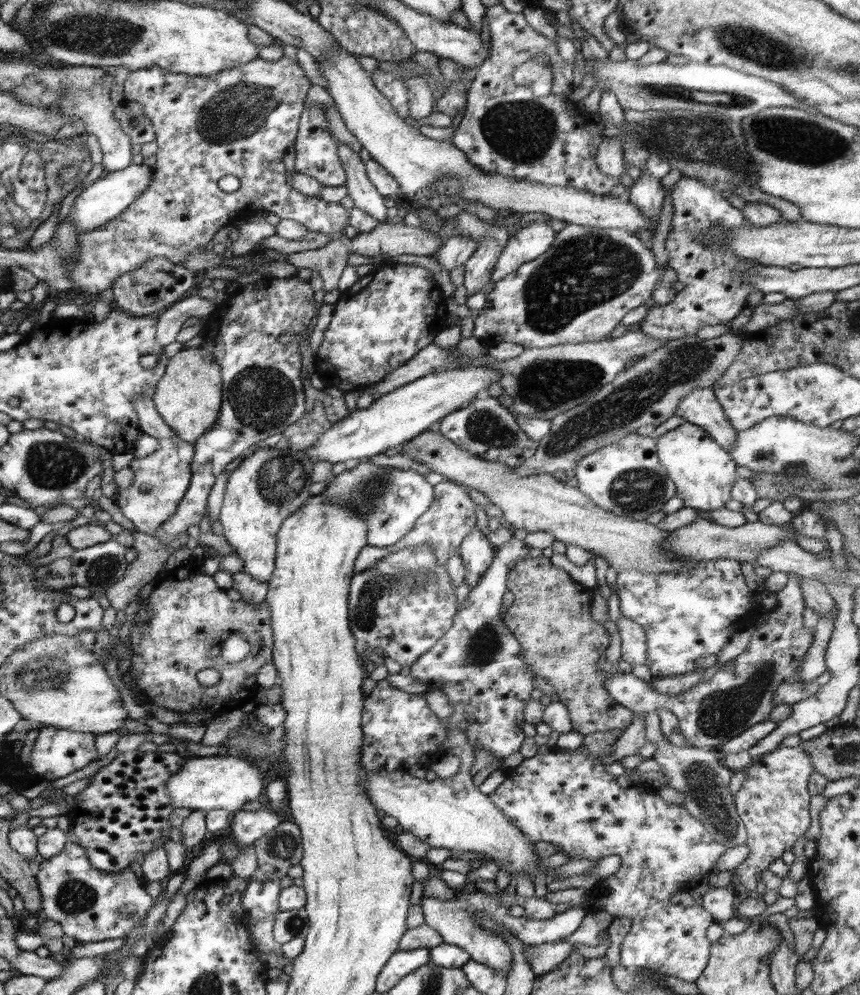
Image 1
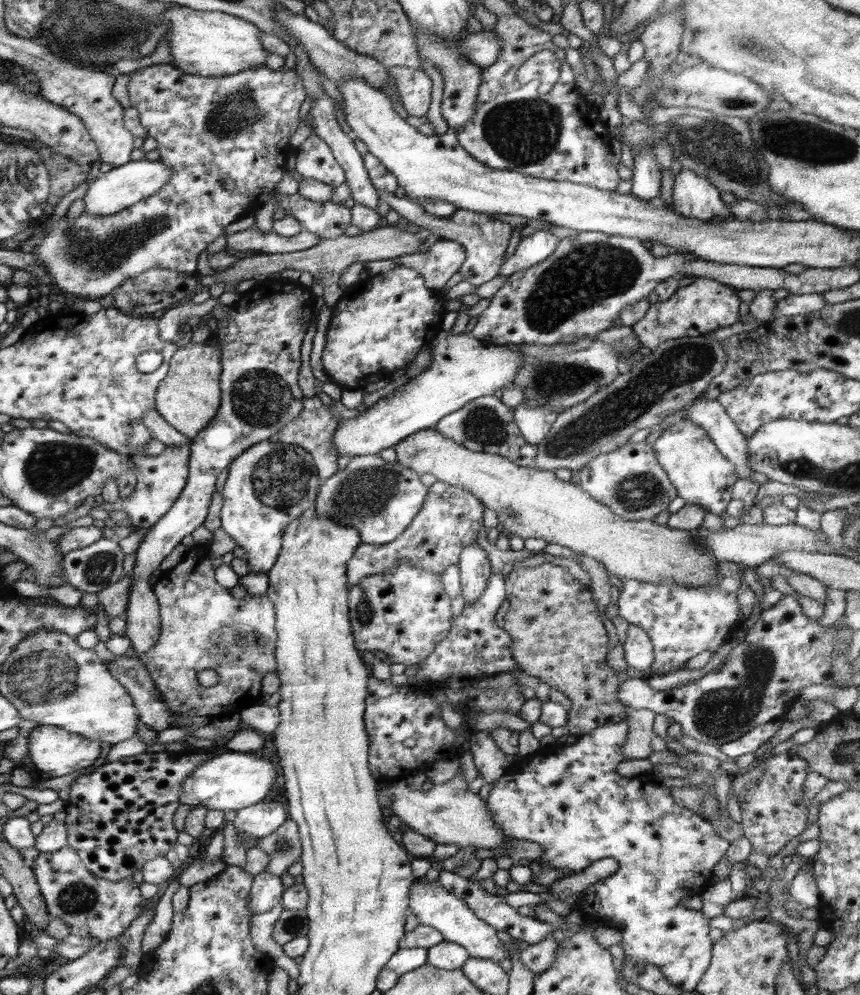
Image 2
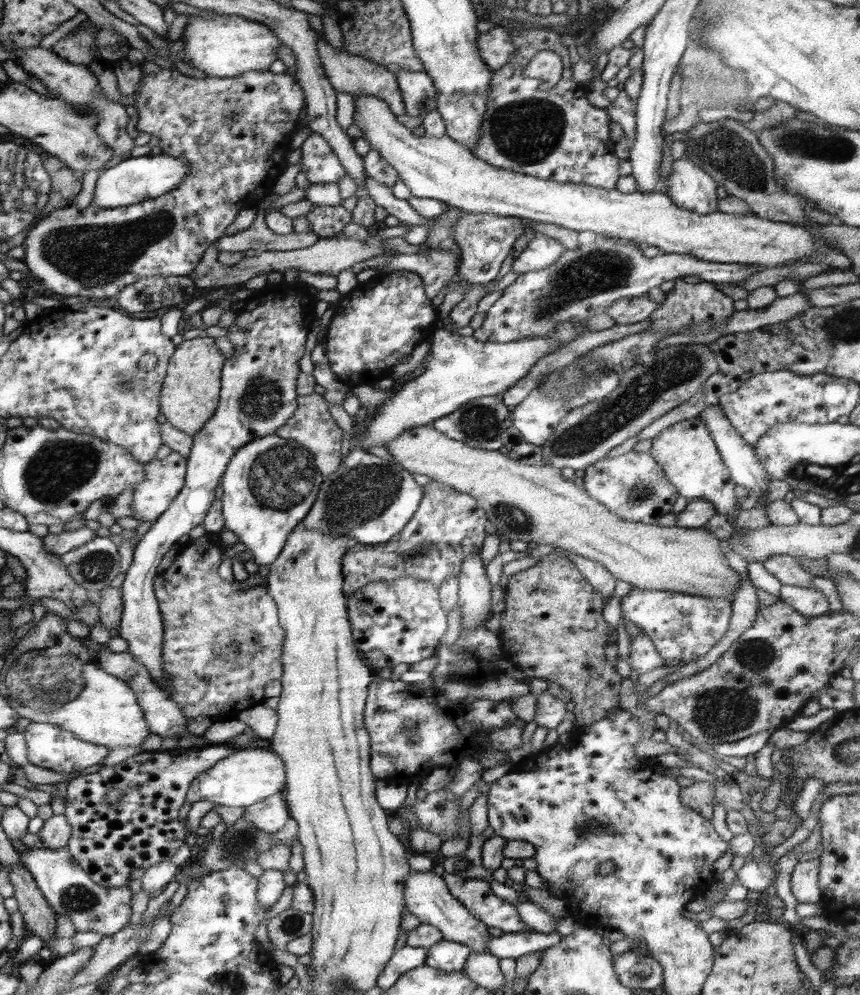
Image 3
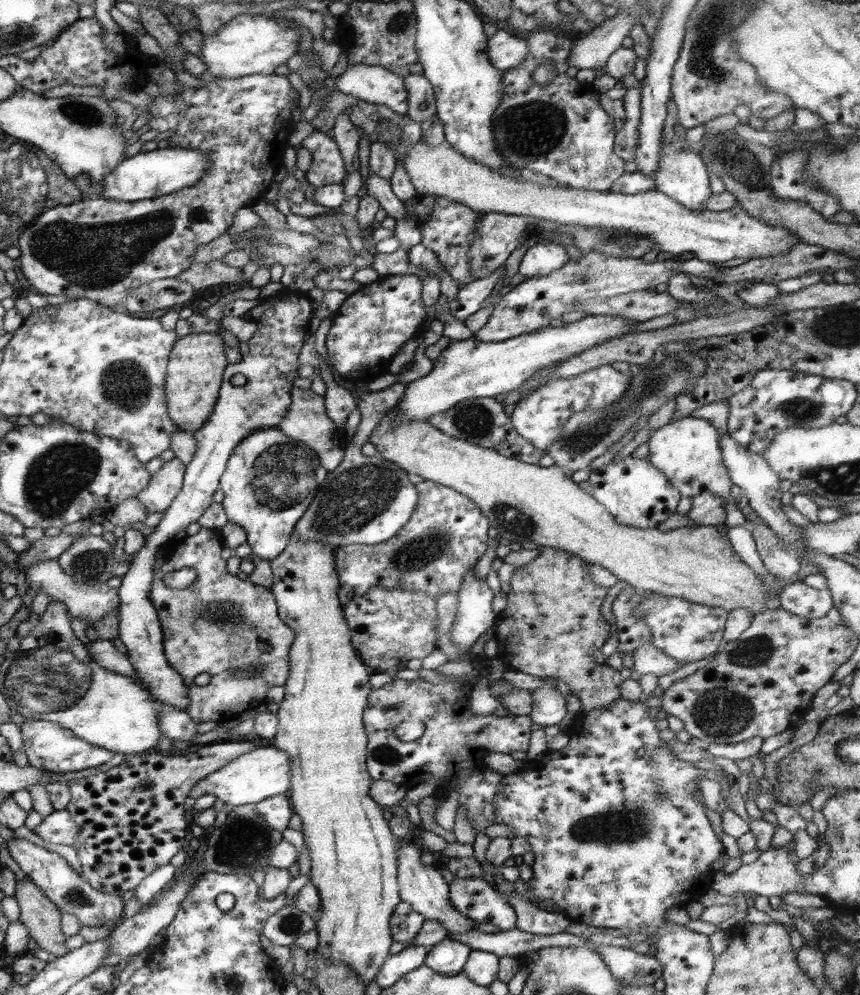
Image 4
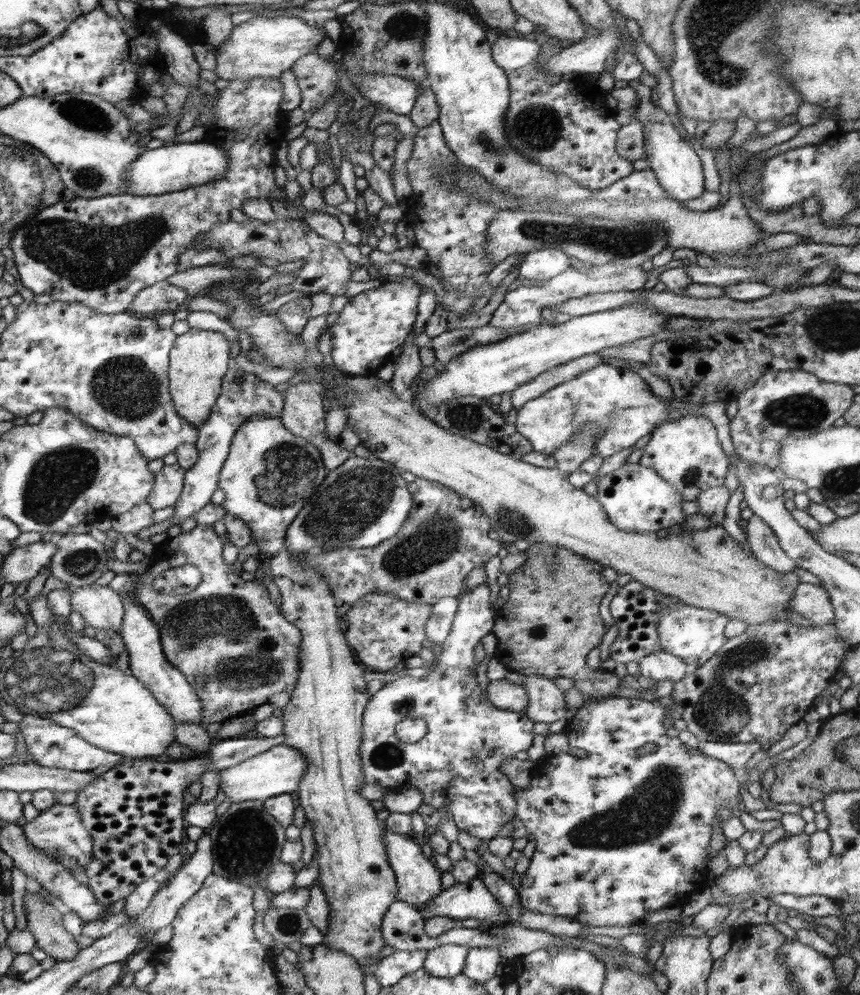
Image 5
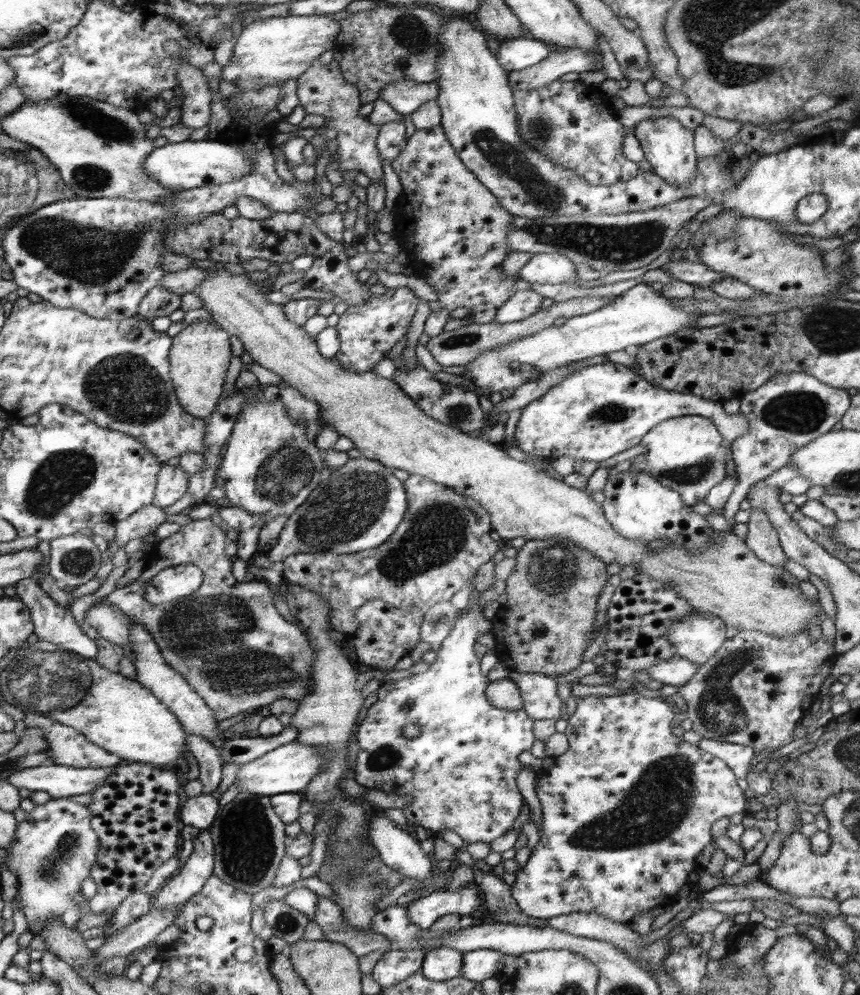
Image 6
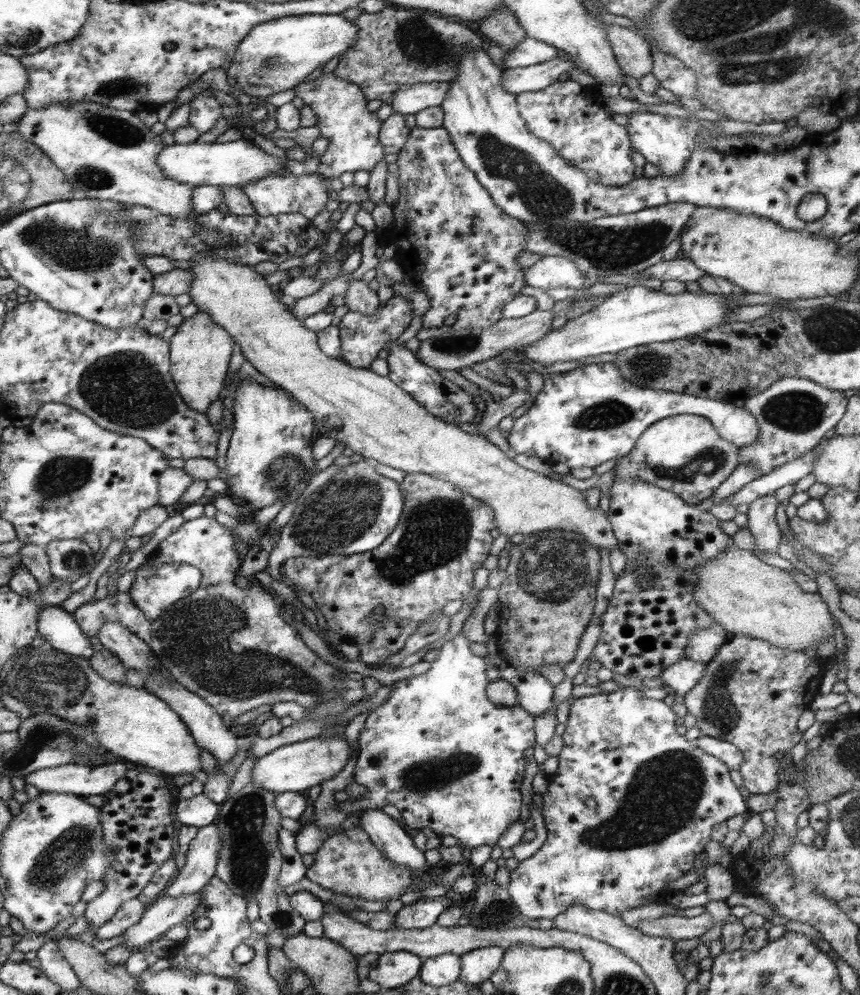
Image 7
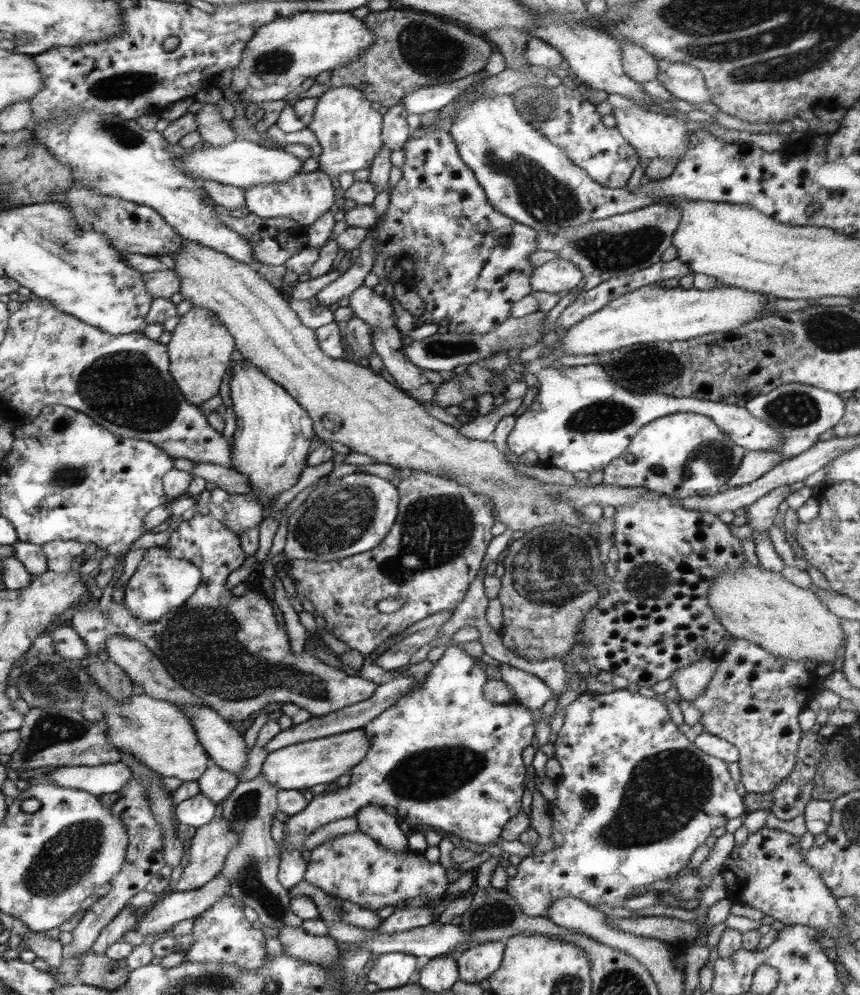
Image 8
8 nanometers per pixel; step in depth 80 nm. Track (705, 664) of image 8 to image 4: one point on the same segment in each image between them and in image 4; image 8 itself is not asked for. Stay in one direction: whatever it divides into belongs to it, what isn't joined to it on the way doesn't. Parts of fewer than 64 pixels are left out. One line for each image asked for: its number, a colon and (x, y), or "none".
4: (648, 659)
5: (661, 665)
6: (675, 672)
7: (682, 676)

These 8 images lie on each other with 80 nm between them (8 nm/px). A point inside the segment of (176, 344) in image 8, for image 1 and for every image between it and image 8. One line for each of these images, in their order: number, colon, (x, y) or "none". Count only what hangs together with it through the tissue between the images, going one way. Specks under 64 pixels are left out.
1: (189, 397)
2: (190, 397)
3: (190, 395)
4: (196, 369)
5: (198, 362)
6: (199, 358)
7: (199, 352)

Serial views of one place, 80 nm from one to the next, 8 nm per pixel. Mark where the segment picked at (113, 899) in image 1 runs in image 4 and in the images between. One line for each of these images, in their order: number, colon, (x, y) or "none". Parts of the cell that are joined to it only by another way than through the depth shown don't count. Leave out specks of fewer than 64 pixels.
2: (88, 906)
3: (70, 891)
4: (71, 894)

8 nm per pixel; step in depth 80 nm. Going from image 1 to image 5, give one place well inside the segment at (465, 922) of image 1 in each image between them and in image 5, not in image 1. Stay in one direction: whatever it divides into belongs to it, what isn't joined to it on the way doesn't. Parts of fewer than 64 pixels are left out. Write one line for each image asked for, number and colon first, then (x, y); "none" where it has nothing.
2: (434, 906)
3: (426, 894)
4: (421, 885)
5: (418, 880)

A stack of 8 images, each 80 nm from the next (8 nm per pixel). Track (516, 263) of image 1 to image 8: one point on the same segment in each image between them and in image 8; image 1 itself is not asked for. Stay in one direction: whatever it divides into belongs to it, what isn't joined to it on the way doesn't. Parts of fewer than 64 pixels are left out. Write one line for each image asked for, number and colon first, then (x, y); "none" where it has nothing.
2: (533, 249)
3: (542, 251)
4: (542, 258)
5: (541, 265)
6: (549, 267)
7: (549, 272)
8: (557, 275)

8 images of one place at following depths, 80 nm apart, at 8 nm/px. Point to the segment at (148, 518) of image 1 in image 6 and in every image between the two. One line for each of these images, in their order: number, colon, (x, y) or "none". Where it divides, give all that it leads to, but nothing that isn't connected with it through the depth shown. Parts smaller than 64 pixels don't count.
2: (160, 479)
3: (164, 478)
4: (166, 483)
5: (169, 483)
6: (172, 481)

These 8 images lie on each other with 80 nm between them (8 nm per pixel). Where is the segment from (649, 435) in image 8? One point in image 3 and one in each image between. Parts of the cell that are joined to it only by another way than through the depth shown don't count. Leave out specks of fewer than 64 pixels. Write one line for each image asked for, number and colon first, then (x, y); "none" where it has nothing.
3: (686, 452)
4: (687, 451)
5: (686, 453)
6: (687, 454)
7: (683, 454)

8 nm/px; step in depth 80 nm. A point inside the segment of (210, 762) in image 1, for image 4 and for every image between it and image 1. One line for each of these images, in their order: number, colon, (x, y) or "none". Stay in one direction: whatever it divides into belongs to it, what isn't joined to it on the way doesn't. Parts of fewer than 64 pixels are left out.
2: (233, 780)
3: (248, 776)
4: (265, 772)

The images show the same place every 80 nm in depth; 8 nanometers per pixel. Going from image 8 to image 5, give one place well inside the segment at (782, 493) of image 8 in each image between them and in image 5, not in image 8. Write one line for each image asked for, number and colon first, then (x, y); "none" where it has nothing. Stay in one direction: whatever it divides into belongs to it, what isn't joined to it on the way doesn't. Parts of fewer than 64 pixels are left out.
5: (764, 545)
6: (762, 539)
7: (761, 522)

